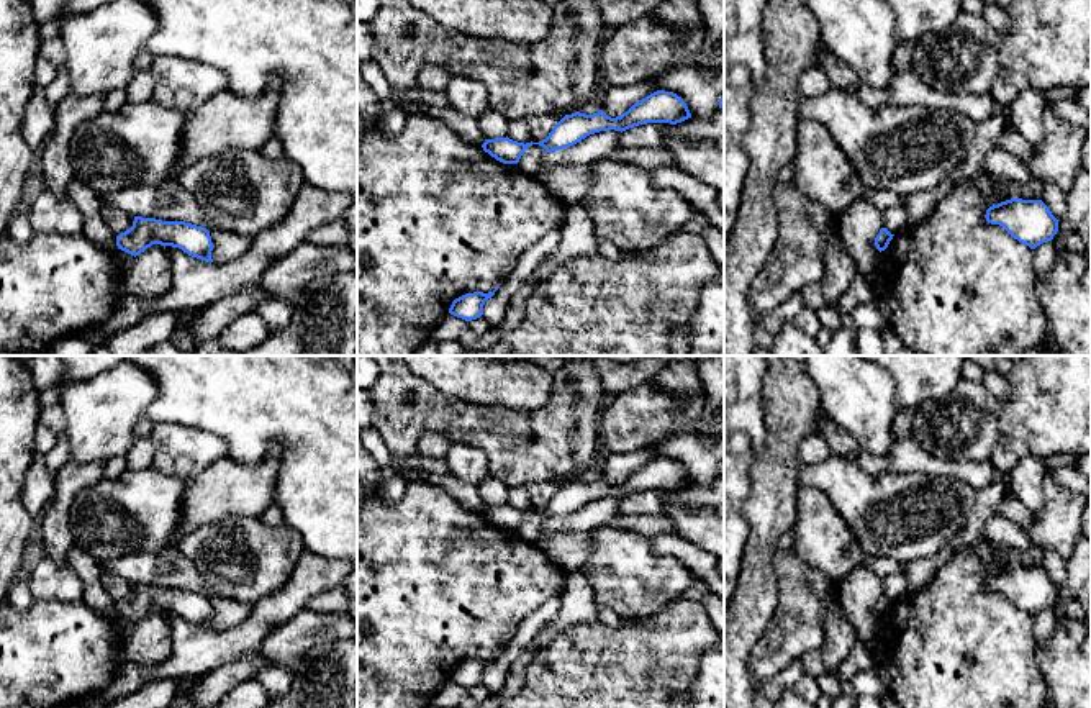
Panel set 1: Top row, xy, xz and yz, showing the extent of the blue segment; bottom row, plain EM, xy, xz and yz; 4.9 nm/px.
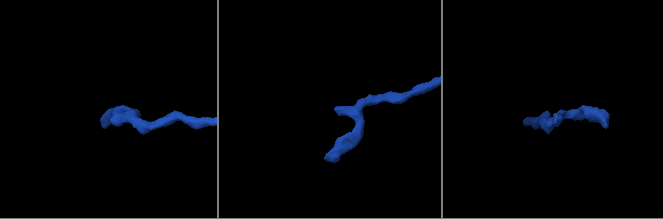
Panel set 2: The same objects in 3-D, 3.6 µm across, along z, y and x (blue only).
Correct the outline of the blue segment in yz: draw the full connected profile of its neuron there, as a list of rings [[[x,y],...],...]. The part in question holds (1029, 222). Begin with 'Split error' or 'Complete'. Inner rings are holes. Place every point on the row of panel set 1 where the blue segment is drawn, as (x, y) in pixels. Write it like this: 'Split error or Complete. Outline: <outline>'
Complete. Outline: [[[1011,198],[989,206],[985,218],[1030,249],[1052,241],[1058,231],[1058,220],[1042,200]]]

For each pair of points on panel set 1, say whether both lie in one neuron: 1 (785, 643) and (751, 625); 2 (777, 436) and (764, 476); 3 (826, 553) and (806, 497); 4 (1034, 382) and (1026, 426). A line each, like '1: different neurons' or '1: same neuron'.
1: different neurons
2: same neuron
3: same neuron
4: same neuron

